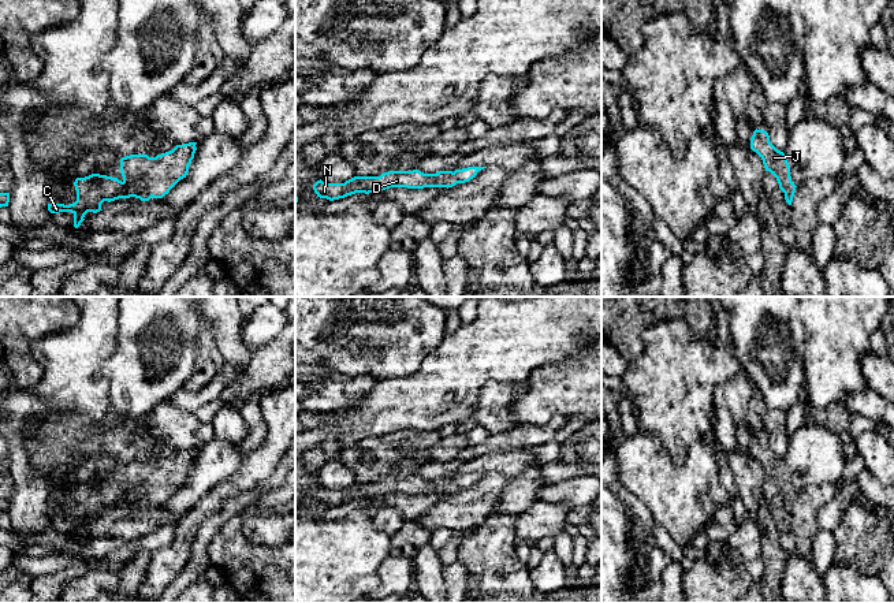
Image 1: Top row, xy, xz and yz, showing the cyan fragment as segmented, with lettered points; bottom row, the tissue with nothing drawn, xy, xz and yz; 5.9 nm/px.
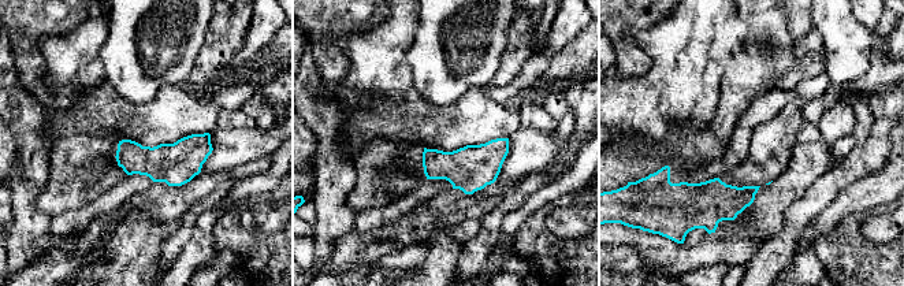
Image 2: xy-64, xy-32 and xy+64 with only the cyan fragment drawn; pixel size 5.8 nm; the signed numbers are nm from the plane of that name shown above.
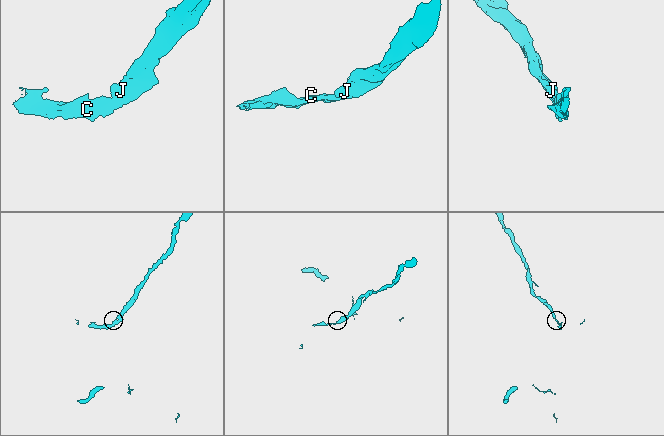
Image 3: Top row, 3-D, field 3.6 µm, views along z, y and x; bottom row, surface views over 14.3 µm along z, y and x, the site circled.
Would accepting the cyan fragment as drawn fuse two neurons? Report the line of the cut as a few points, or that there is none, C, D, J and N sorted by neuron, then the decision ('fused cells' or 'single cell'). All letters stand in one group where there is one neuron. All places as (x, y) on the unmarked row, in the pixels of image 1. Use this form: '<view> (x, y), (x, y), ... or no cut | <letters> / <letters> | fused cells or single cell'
no cut | C D J N | single cell

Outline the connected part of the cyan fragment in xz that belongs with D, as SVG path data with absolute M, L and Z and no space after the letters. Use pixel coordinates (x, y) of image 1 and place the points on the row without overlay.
M468 473L452 477L439 477L436 480L424 480L413 477L388 477L380 483L354 483L344 490L327 490L321 485L313 491L313 496L320 505L329 507L344 505L355 499L373 499L390 494L452 494L457 490L465 490L473 485L478 477L487 473Z

